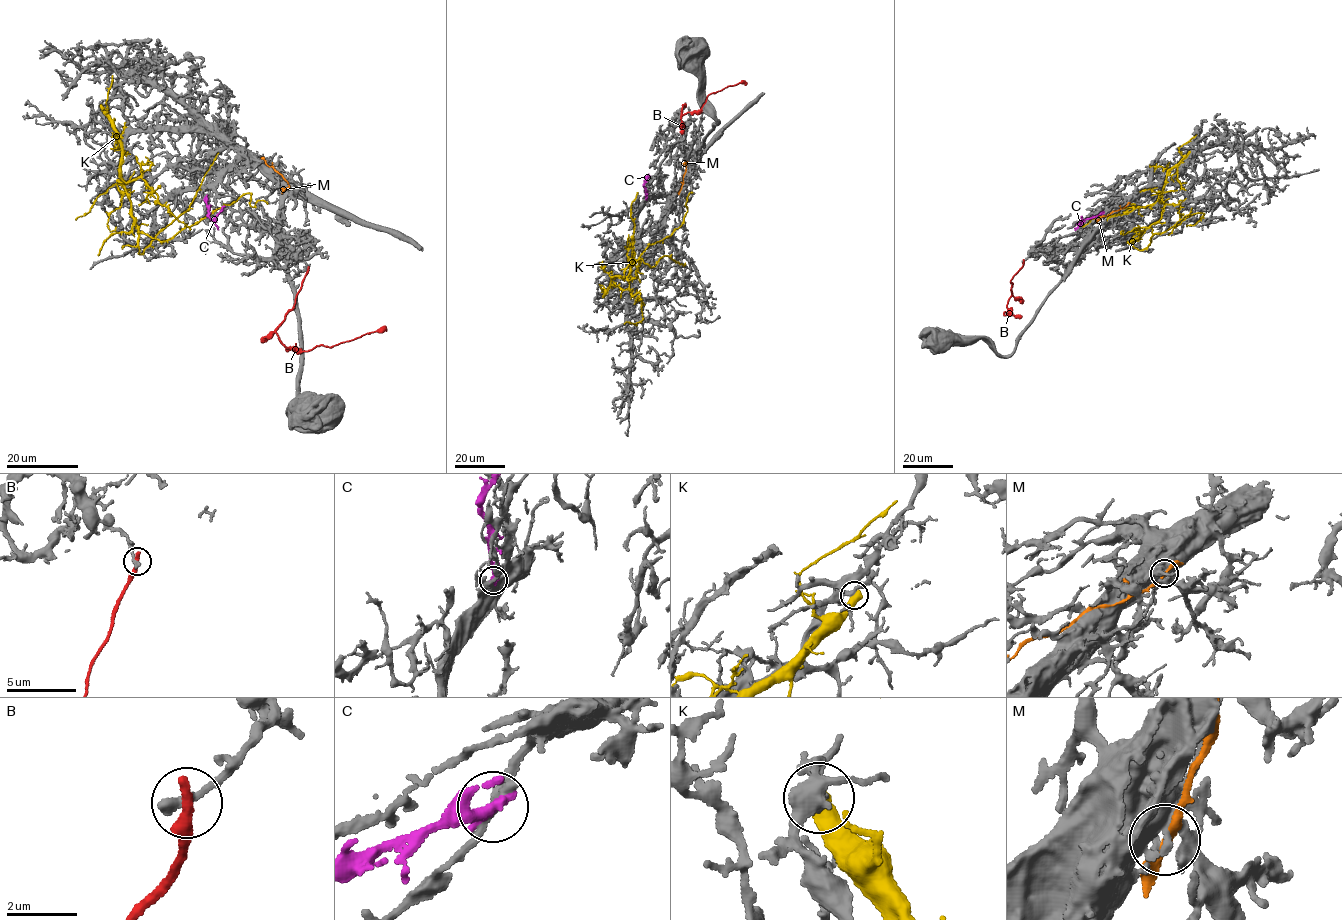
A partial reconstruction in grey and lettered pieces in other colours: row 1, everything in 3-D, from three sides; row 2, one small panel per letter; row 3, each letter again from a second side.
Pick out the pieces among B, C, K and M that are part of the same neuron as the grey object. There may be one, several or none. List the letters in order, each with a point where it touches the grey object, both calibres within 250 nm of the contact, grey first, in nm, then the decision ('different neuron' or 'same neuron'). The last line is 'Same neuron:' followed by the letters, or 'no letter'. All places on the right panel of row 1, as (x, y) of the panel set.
B: meets grey at (1023, 261); 340 nm thick on the grey side, 400 nm on the other; different neuron
C: meets grey at (1102, 213); 320 nm thick on the grey side, 380 nm on the other; different neuron
K: meets grey at (1189, 151); 340 nm thick on the grey side, 650 nm on the other; different neuron
M: meets grey at (1126, 204); 320 nm thick on the grey side, 240 nm on the other; different neuron
Same neuron: no letter

